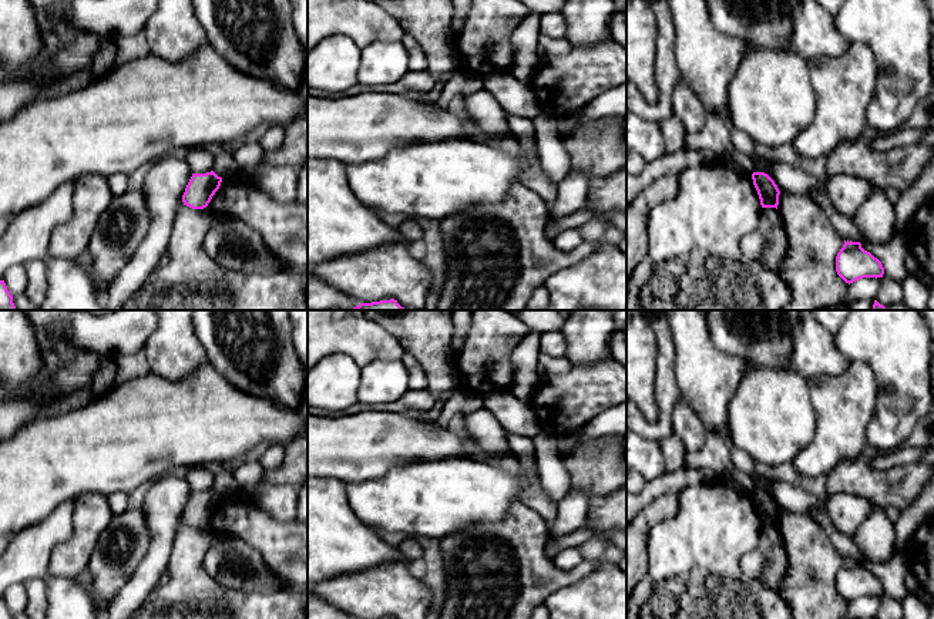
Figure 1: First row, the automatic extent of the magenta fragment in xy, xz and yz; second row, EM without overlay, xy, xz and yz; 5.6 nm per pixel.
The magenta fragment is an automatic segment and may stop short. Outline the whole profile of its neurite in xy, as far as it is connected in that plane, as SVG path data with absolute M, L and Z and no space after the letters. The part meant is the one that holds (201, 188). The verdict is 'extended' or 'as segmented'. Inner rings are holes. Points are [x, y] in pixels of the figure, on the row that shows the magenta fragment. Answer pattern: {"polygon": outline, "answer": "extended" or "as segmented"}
{"polygon": "M214 171L206 174L192 174L182 195L184 205L192 209L204 209L219 189L222 178Z", "answer": "as segmented"}

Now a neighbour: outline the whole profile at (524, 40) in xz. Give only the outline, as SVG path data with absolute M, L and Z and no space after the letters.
M530 11L515 27L511 44L514 47L514 64L511 74L521 83L530 83L535 71L538 57L540 17Z

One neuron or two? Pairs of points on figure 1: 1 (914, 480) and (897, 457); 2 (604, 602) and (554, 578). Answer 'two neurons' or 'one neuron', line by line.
1: two neurons
2: two neurons

